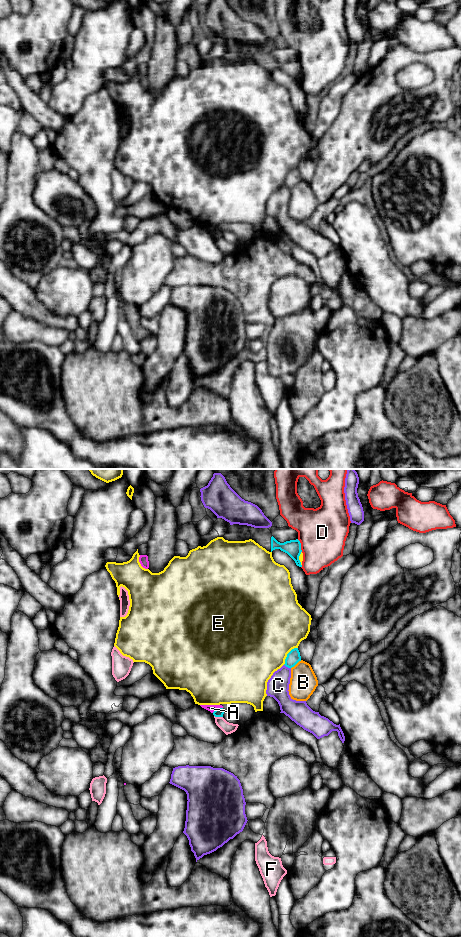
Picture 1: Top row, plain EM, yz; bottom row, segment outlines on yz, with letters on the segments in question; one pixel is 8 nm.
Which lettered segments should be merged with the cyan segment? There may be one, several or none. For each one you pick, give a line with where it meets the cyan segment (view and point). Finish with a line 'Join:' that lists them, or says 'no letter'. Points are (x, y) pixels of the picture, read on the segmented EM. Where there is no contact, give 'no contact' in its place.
Join: no letter

